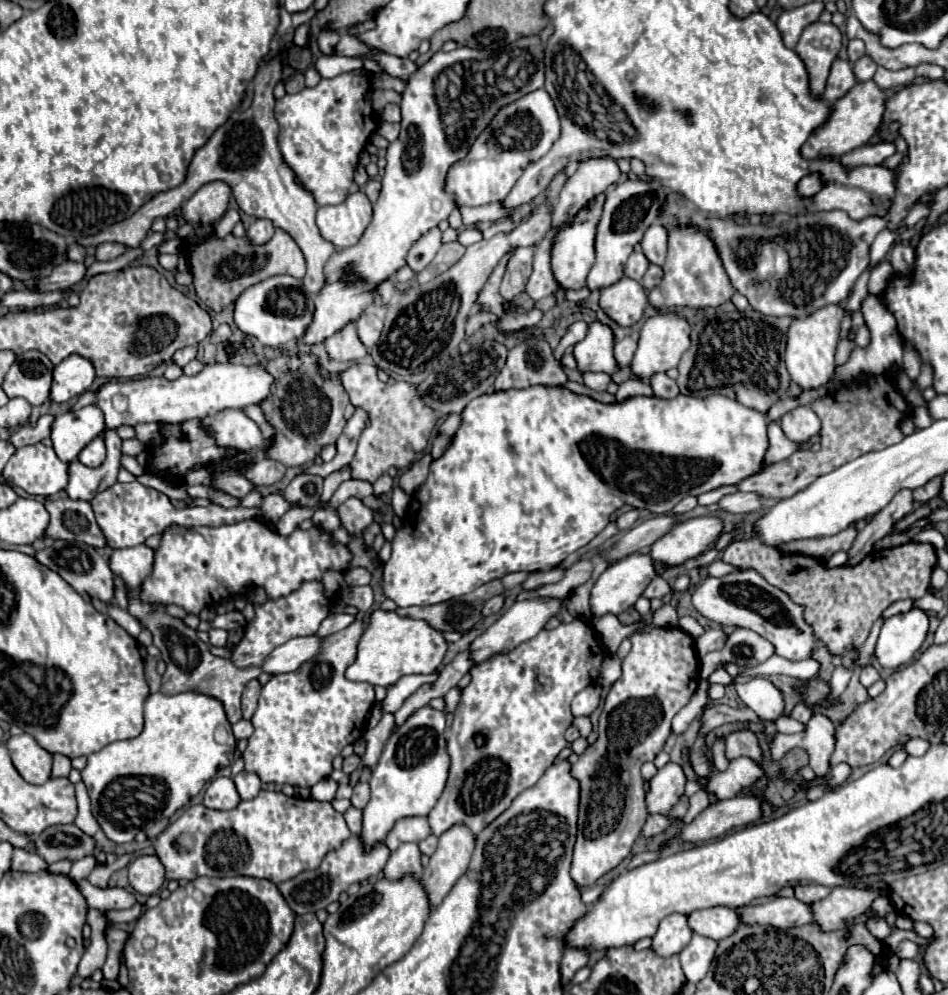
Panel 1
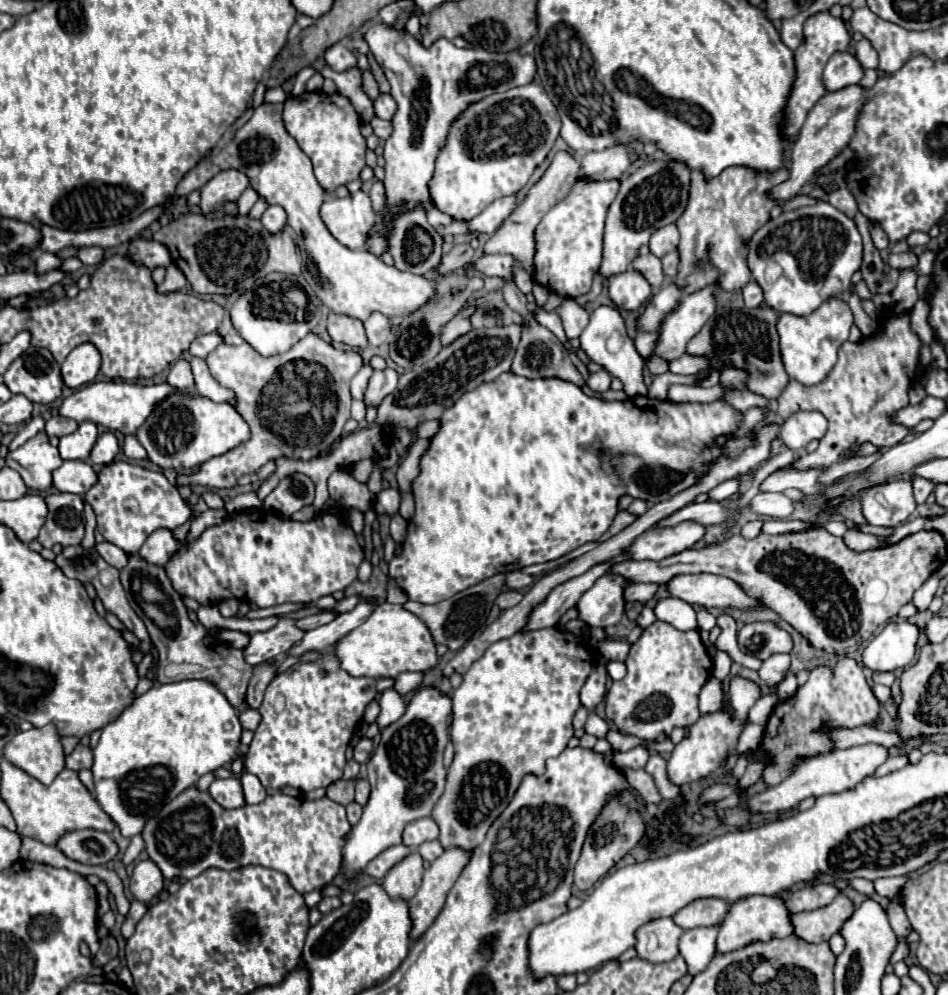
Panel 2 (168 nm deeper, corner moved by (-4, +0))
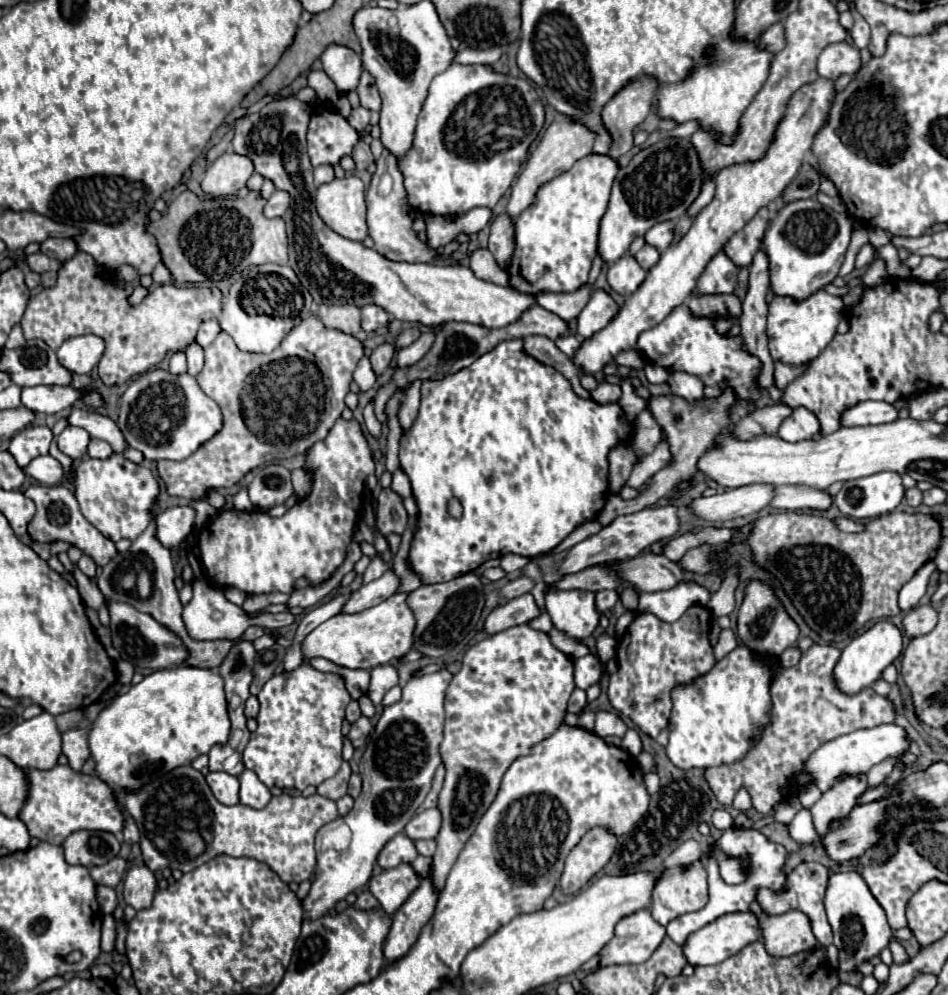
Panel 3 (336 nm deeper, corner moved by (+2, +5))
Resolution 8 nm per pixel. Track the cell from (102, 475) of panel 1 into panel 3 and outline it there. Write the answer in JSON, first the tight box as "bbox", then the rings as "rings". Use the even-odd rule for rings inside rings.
{"bbox":[25,454,63,486],"rings":[[[51,454],[33,458],[33,462],[29,462],[29,466],[25,466],[25,472],[29,476],[33,476],[37,482],[49,484],[49,486],[59,484],[63,478],[63,466]]]}

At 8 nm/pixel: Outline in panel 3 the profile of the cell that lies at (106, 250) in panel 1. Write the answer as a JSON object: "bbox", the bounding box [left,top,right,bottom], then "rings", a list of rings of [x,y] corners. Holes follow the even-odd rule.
{"bbox":[41,238,77,262],"rings":[[[47,238],[45,242],[41,242],[41,252],[47,254],[49,258],[63,262],[77,252],[77,246],[71,238]]]}

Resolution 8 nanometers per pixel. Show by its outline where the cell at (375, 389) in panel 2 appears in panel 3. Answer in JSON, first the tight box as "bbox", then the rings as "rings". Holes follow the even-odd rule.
{"bbox":[371,342,395,374],"rings":[[[383,342],[379,344],[373,354],[371,354],[371,364],[373,364],[373,370],[377,374],[381,374],[383,370],[387,370],[391,366],[391,360],[395,356],[395,346],[391,342]]]}

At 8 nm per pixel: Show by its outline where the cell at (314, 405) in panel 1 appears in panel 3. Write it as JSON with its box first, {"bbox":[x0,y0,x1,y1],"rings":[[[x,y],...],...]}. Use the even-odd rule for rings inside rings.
{"bbox":[157,316,363,500],"rings":[[[309,316],[295,326],[281,346],[271,354],[253,354],[237,350],[229,334],[219,332],[219,336],[205,348],[205,366],[197,374],[197,384],[201,390],[213,398],[223,414],[223,428],[205,444],[199,446],[189,458],[181,462],[159,460],[157,472],[165,484],[169,496],[179,496],[185,500],[201,500],[211,488],[229,488],[237,484],[249,470],[273,462],[291,458],[295,454],[305,454],[317,440],[323,440],[335,420],[345,408],[345,394],[349,392],[349,382],[353,380],[353,370],[363,356],[363,344],[341,330],[329,330],[317,316]]]}

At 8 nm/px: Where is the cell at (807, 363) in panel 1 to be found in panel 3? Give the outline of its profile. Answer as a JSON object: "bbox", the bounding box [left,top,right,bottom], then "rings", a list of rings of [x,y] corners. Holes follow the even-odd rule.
{"bbox":[767,290,845,366],"rings":[[[825,290],[813,292],[809,298],[805,298],[805,302],[793,302],[793,298],[775,296],[769,304],[767,316],[767,338],[771,358],[791,366],[815,360],[835,336],[837,324],[843,318],[843,310],[845,310],[843,298],[831,296]]]}

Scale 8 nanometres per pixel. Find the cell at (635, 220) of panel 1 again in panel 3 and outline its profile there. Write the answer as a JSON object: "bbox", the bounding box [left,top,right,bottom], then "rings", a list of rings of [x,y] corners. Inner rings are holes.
{"bbox":[599,136,705,262],"rings":[[[663,136],[649,148],[643,148],[631,158],[613,182],[609,208],[601,220],[599,230],[599,254],[605,262],[615,262],[627,254],[629,244],[643,236],[651,226],[665,220],[681,218],[705,182],[705,170],[697,158],[697,150],[689,146],[689,138]]]}

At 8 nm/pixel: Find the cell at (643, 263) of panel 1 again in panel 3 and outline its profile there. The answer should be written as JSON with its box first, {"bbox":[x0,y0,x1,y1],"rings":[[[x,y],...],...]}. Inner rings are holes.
{"bbox":[635,244,659,270],"rings":[[[645,244],[645,246],[635,254],[635,258],[637,258],[637,262],[639,262],[639,266],[641,266],[643,270],[649,270],[651,266],[657,264],[657,260],[659,260],[659,252],[657,252],[653,246]]]}

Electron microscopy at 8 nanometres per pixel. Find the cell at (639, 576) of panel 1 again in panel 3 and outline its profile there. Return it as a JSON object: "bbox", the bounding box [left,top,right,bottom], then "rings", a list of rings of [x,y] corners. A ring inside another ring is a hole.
{"bbox":[545,590,599,640],"rings":[[[549,590],[545,606],[553,626],[575,640],[585,640],[599,624],[593,592]]]}

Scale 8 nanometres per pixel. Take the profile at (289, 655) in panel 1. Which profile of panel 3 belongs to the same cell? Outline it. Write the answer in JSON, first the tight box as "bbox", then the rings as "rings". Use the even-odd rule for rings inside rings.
{"bbox":[343,568,401,614],"rings":[[[389,568],[381,578],[369,582],[369,584],[363,584],[359,590],[355,590],[353,596],[349,598],[349,602],[345,604],[343,612],[345,614],[353,614],[353,612],[361,612],[365,608],[377,606],[385,598],[393,596],[399,586],[401,586],[399,576]]]}

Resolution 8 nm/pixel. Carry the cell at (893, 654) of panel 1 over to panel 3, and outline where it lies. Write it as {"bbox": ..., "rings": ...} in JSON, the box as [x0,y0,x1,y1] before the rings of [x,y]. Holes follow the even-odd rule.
{"bbox":[833,620,903,694],"rings":[[[881,620],[875,626],[871,626],[867,632],[863,632],[861,636],[853,638],[841,652],[837,666],[833,670],[833,678],[835,684],[841,692],[845,694],[857,694],[863,688],[871,686],[875,680],[881,678],[881,672],[901,654],[903,650],[903,638],[901,632],[895,624],[891,624],[889,620]]]}

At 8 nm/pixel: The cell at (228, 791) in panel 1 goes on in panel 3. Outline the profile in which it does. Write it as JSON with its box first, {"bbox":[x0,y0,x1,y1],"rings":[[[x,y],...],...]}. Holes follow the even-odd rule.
{"bbox":[207,772,239,806],"rings":[[[209,772],[207,784],[221,804],[233,806],[239,802],[239,780],[227,772]]]}

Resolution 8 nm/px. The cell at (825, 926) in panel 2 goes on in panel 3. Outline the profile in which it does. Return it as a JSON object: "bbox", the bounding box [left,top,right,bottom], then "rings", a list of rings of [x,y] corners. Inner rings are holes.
{"bbox":[759,912,817,956],"rings":[[[785,912],[779,916],[759,916],[761,942],[769,954],[793,956],[805,950],[817,948],[817,940],[811,932],[809,918],[803,912]]]}

